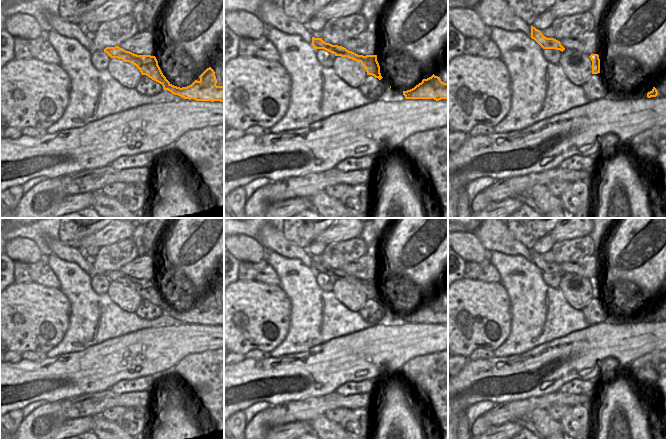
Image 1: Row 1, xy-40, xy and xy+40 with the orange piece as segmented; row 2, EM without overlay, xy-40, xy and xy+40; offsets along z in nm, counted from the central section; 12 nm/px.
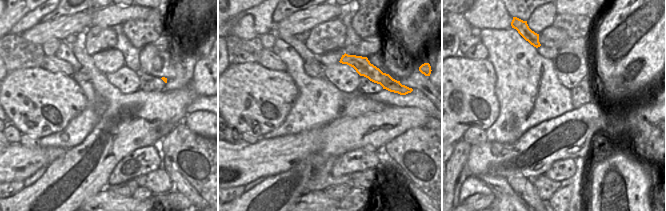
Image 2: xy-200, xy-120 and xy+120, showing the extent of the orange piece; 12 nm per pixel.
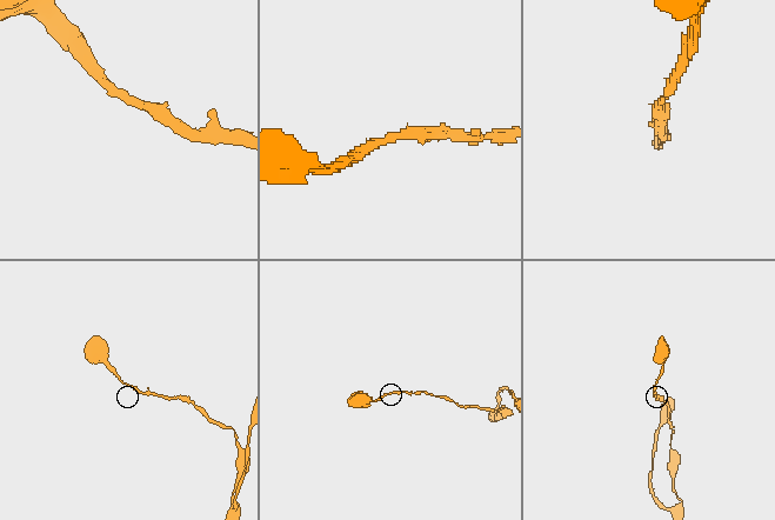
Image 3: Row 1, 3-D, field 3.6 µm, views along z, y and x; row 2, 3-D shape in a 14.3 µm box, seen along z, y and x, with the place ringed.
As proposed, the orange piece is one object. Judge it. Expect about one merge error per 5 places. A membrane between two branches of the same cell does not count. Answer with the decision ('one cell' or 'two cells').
one cell

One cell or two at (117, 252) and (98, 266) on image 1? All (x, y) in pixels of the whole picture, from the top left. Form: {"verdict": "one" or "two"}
{"verdict": "one"}

